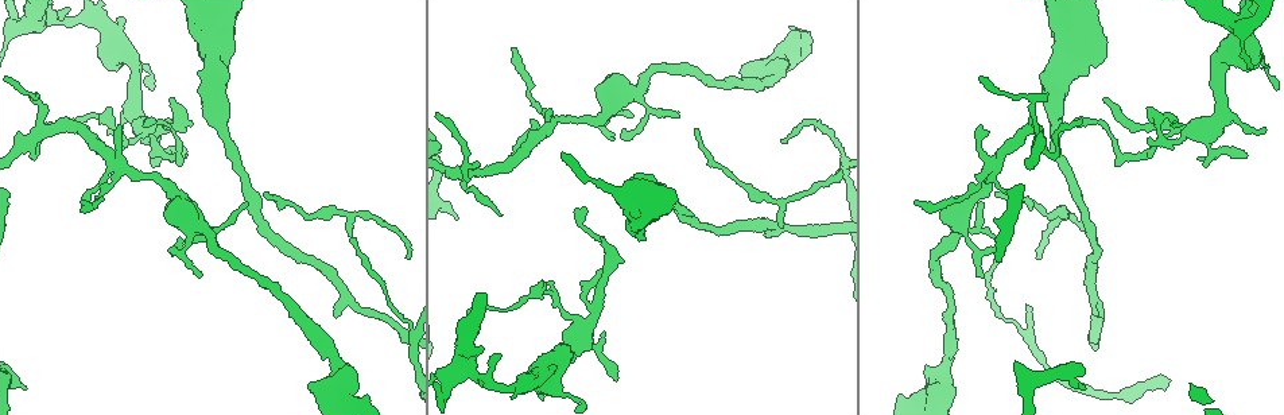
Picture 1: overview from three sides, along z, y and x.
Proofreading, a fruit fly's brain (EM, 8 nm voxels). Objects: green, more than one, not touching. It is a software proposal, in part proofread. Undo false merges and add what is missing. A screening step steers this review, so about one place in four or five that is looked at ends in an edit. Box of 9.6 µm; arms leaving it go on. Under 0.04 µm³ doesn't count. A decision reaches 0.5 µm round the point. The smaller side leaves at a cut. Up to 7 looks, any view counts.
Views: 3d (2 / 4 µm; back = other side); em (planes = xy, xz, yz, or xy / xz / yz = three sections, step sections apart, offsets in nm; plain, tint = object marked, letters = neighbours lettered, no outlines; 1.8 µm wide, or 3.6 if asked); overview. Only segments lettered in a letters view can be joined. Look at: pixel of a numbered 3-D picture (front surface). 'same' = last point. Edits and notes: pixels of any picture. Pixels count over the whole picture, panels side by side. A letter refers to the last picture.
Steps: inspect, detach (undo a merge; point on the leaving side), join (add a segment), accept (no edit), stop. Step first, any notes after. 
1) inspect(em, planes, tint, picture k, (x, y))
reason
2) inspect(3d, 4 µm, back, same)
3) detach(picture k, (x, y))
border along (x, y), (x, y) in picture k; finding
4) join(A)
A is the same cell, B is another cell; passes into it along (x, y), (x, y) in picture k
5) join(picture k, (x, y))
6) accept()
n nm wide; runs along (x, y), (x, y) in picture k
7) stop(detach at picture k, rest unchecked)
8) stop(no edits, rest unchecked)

inspect(3d, 4 µm, picture 1, (337, 316))
branch stops here

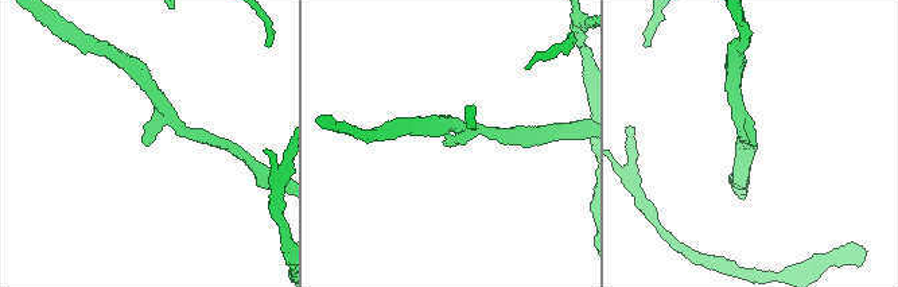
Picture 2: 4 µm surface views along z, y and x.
inspect(em, planes, tint, picture 2, (757, 143))
need the tissue

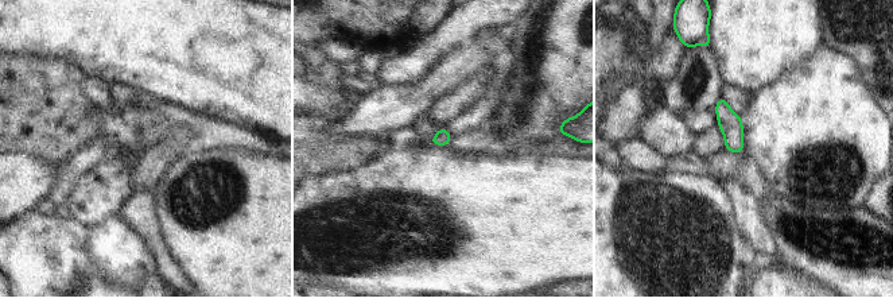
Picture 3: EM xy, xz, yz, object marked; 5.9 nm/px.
inspect(em, planes, letters, same)

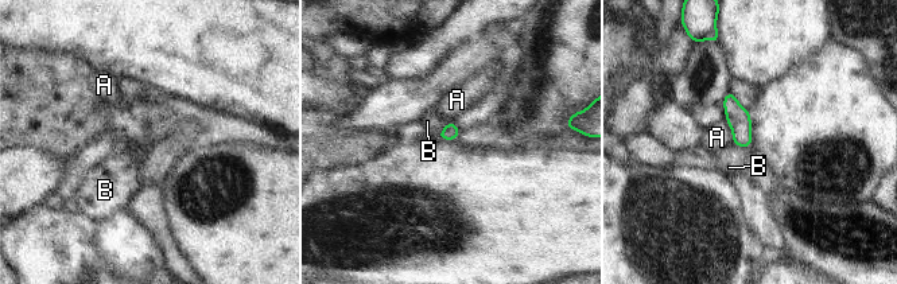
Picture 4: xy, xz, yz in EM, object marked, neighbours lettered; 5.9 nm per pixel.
accept()
A and B are other cells; border along (449, 123), (437, 136) in picture 4; none of them fits

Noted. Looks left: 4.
inspect(em, yz, step 8, letters, picture 1, (25, 390))
free end

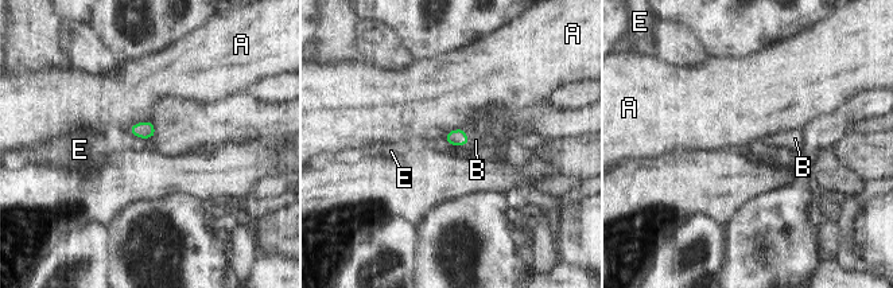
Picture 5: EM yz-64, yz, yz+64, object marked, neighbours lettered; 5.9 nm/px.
inspect(em, planes, letters, same)
another direction

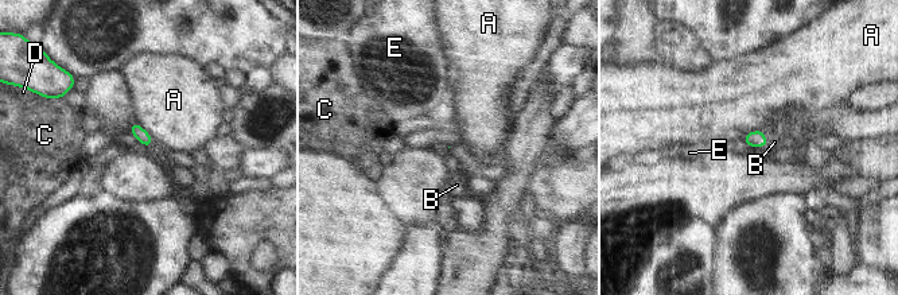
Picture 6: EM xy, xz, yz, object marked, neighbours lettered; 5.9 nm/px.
join(B)
A touches over 150 nm; B is the same cell, A, C, D and E are other cells; it goes on there

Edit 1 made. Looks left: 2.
stop(join at picture 6, rest unchecked)

